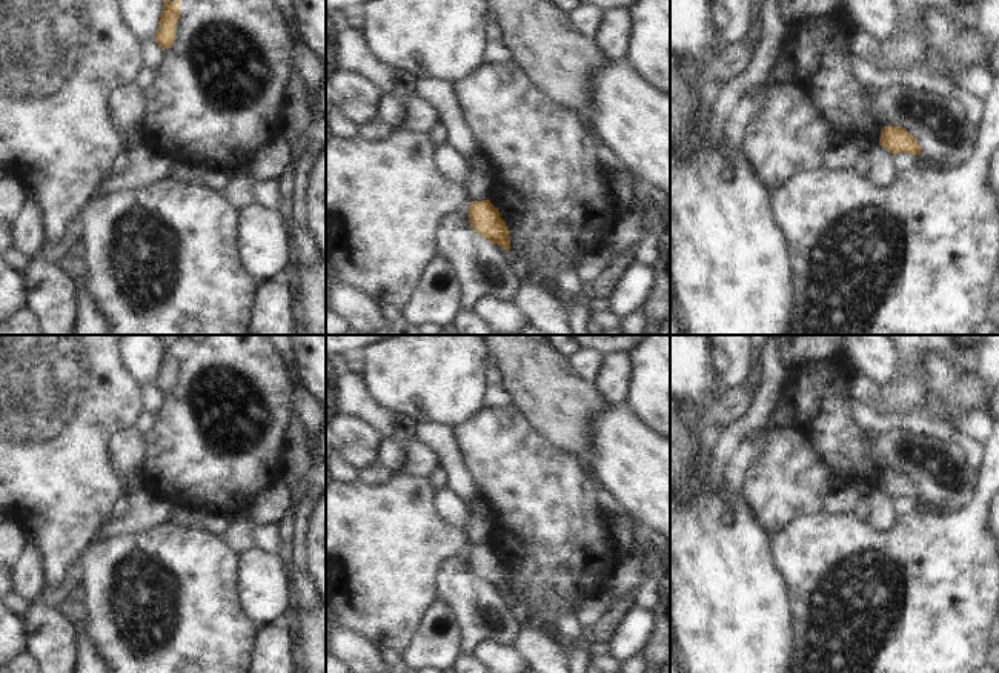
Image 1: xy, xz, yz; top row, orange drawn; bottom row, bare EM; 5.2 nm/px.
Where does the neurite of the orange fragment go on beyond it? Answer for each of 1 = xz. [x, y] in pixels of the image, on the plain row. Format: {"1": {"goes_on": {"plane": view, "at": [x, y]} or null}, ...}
{"1": {"goes_on": {"plane": "xz", "at": [437, 437]}}}

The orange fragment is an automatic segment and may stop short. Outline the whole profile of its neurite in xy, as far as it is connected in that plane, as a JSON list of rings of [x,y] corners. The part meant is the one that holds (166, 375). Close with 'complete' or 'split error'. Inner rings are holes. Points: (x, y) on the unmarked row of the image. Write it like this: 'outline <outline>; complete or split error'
outline [[[163,344],[163,355],[158,364],[158,373],[155,376],[155,386],[164,395],[172,390],[177,378],[175,369],[180,363],[180,344]]]; complete

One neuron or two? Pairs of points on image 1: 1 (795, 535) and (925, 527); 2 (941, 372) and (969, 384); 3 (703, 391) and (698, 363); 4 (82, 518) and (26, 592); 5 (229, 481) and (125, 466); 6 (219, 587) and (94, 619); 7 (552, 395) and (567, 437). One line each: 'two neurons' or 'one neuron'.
1: one neuron
2: one neuron
3: one neuron
4: two neurons
5: two neurons
6: one neuron
7: one neuron

